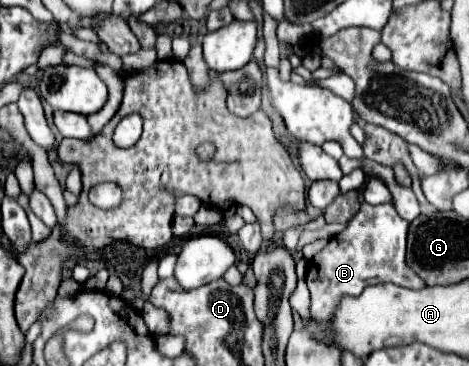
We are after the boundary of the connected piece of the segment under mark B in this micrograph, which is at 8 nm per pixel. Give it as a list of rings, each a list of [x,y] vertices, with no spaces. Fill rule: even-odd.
[[[361,203],[359,213],[337,233],[327,247],[309,261],[307,287],[311,291],[311,313],[319,321],[331,321],[343,297],[359,297],[365,287],[377,283],[395,283],[401,287],[423,289],[425,283],[405,263],[407,227],[393,205]]]

